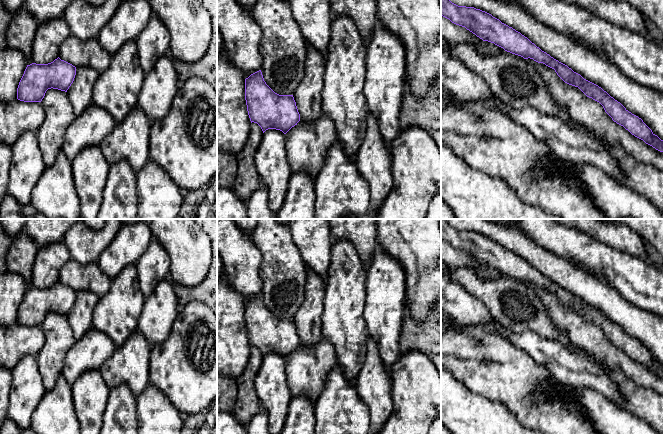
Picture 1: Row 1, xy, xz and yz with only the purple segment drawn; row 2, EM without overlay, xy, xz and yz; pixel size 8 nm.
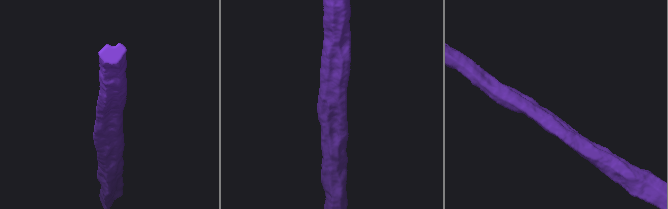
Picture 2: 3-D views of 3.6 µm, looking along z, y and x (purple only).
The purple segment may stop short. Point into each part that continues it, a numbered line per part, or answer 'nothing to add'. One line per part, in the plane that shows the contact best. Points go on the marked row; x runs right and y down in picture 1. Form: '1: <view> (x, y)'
nothing to add

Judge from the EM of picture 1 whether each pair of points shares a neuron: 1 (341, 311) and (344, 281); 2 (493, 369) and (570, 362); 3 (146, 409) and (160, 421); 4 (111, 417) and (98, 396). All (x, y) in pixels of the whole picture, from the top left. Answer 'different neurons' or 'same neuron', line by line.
1: same neuron
2: different neurons
3: same neuron
4: different neurons

